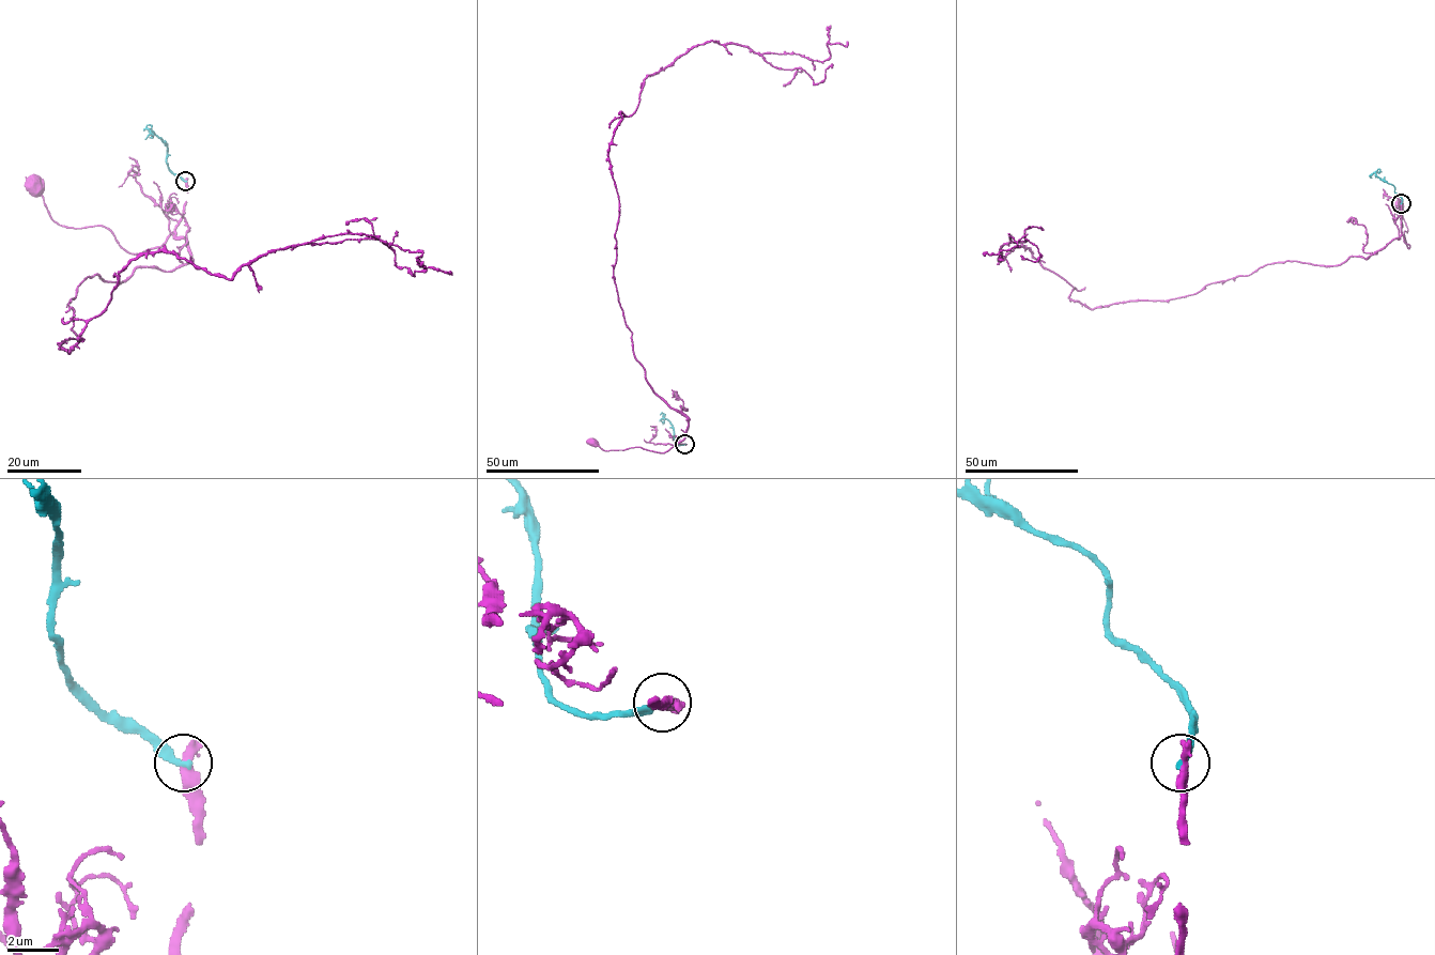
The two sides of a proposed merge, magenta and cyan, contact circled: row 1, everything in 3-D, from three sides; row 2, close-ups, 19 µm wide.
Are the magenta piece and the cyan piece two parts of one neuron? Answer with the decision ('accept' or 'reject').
reject

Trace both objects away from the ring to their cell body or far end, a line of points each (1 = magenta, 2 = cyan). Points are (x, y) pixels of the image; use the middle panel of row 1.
1: (684, 444), (660, 452), (639, 447), (606, 451), (591, 443)
2: (684, 444), (677, 445), (670, 424), (666, 419), (662, 421)

